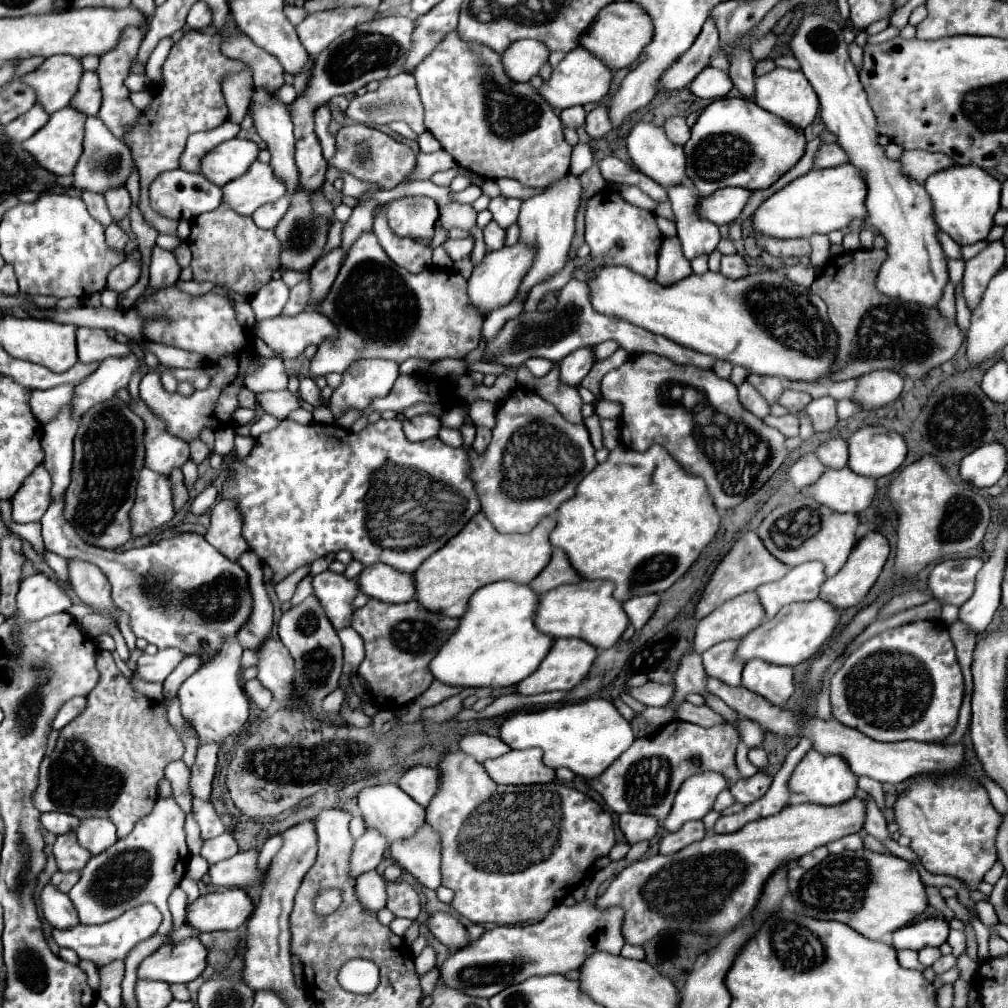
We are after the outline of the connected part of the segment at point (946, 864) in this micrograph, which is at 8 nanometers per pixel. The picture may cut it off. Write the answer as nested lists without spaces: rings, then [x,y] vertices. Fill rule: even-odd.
[[[944,773],[938,777],[916,779],[894,803],[894,821],[898,823],[900,835],[910,837],[910,849],[920,857],[920,863],[926,871],[934,875],[952,875],[962,879],[972,891],[978,889],[986,871],[996,863],[994,839],[1002,823],[1002,815],[992,807],[986,789],[968,775]]]

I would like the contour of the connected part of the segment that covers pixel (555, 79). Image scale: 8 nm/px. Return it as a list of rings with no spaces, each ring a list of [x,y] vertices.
[[[578,47],[574,51],[570,51],[560,65],[552,71],[550,81],[544,81],[540,87],[540,95],[554,107],[554,109],[566,109],[566,107],[574,107],[574,105],[586,105],[586,103],[598,103],[608,95],[610,83],[612,83],[614,71],[598,61],[598,57],[594,53],[590,53],[584,47]]]

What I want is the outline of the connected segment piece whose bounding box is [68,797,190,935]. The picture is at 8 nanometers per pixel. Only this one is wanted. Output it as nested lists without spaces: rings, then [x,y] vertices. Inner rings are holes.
[[[160,797],[152,813],[142,817],[130,835],[118,839],[114,847],[108,847],[102,851],[102,855],[90,857],[82,869],[80,881],[68,893],[82,925],[108,923],[128,909],[134,909],[142,903],[154,903],[164,917],[156,933],[168,935],[172,931],[168,897],[180,885],[190,859],[190,851],[186,851],[184,817],[186,813],[180,809],[174,797]]]

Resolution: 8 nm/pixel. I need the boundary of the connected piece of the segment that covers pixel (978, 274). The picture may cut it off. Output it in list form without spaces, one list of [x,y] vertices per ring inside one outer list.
[[[992,241],[976,257],[966,261],[964,297],[966,297],[966,303],[970,309],[974,309],[980,303],[982,293],[988,287],[988,281],[1004,265],[1004,257],[1006,257],[1006,249],[1004,249],[1002,241]]]

